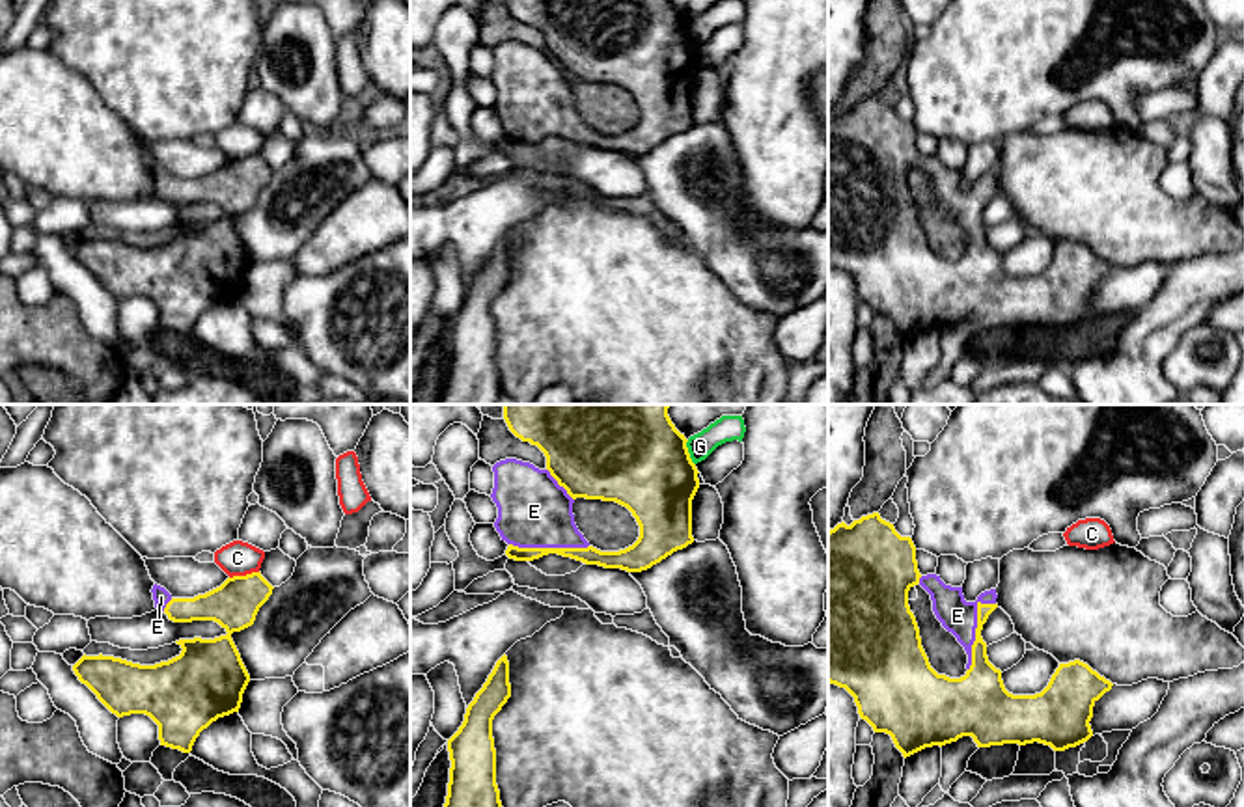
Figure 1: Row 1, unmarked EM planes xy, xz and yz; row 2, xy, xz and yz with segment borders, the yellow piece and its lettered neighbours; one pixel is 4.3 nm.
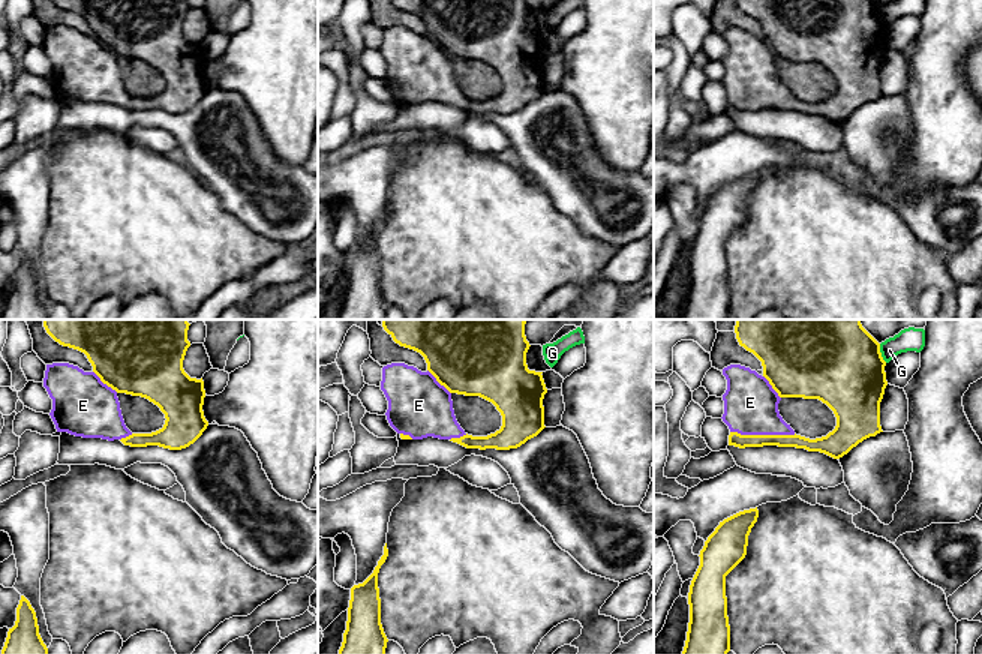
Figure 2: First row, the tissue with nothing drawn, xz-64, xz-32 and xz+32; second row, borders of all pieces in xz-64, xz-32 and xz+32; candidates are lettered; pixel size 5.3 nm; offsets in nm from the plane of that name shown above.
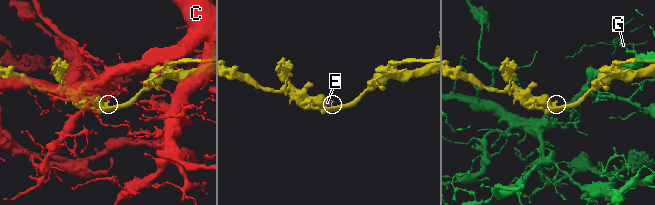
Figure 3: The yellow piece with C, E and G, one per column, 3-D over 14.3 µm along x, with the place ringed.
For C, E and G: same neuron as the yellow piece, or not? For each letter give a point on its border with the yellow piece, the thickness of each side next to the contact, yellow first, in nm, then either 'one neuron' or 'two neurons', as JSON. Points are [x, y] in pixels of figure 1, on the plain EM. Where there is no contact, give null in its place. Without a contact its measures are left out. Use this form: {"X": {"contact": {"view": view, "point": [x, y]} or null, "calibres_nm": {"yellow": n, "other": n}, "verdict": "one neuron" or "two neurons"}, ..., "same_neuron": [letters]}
{"C": {"contact": {"view": "xy", "point": [243, 159]}, "calibres_nm": {"yellow": 200, "other": 150}, "verdict": "two neurons"}, "E": {"contact": {"view": "yz", "point": [976, 211]}, "calibres_nm": {"yellow": 180, "other": 150}, "verdict": "one neuron"}, "G": {"contact": {"view": "xz", "point": [689, 36]}, "calibres_nm": {"yellow": 400, "other": 110}, "verdict": "two neurons"}, "same_neuron": ["E"]}

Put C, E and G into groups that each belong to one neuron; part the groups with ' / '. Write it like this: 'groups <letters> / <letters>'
groups C / E / G

